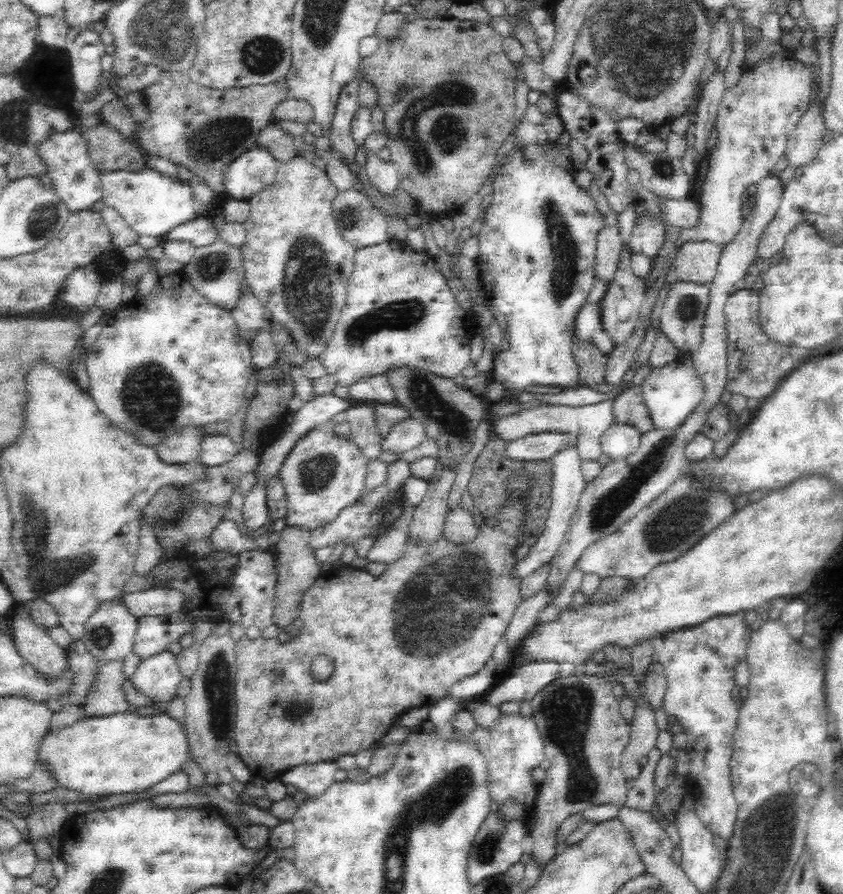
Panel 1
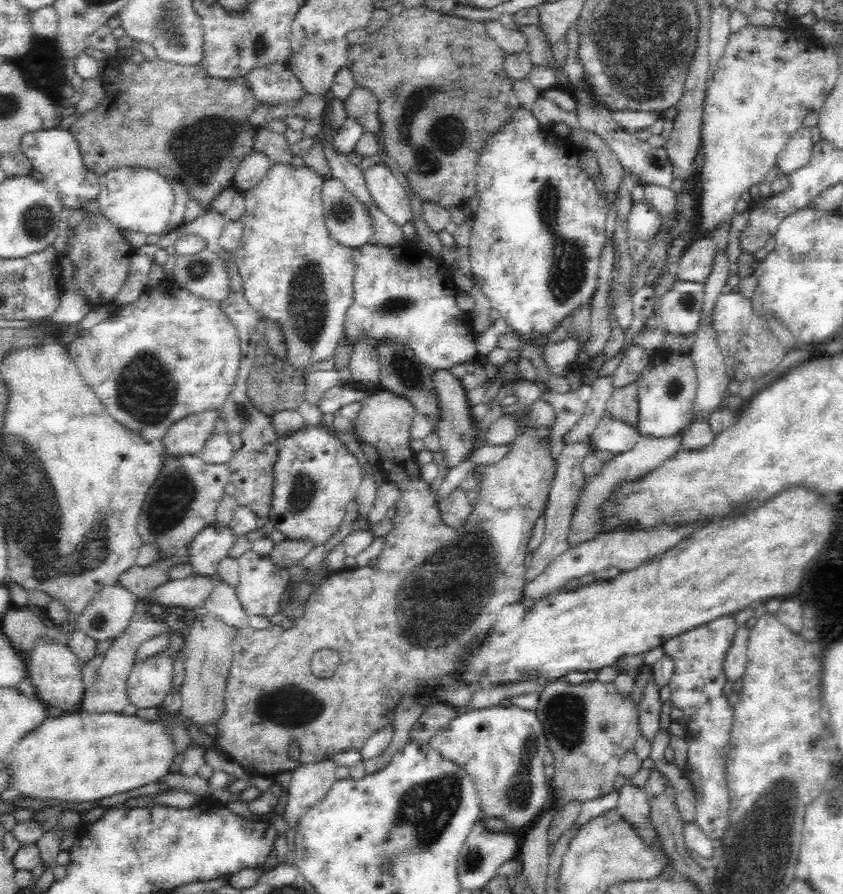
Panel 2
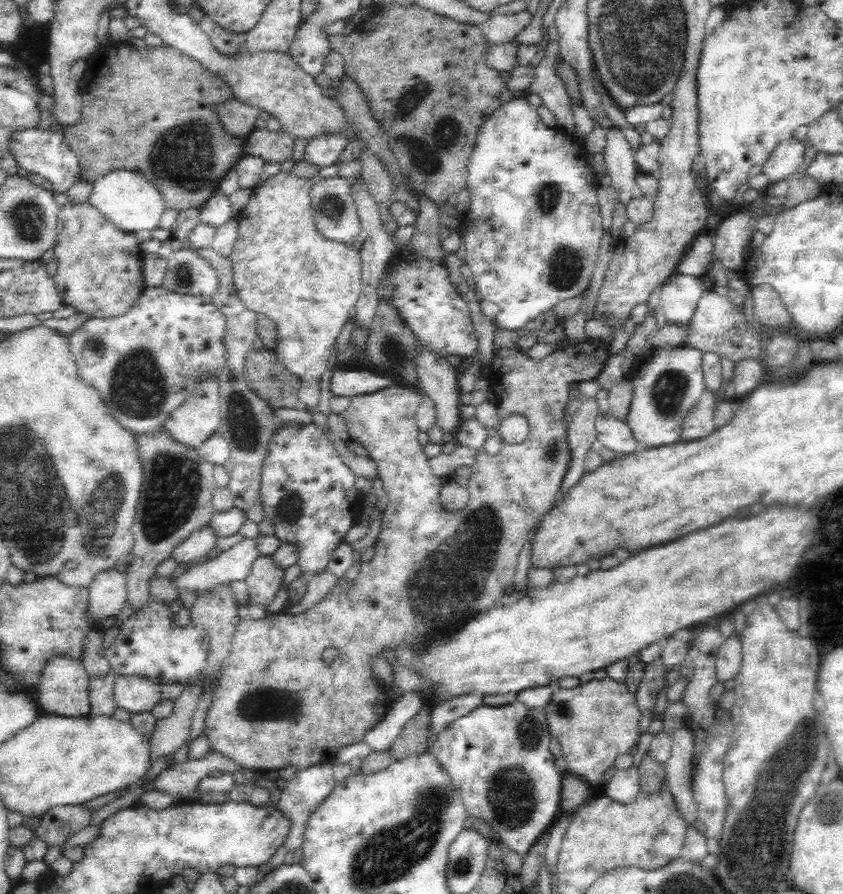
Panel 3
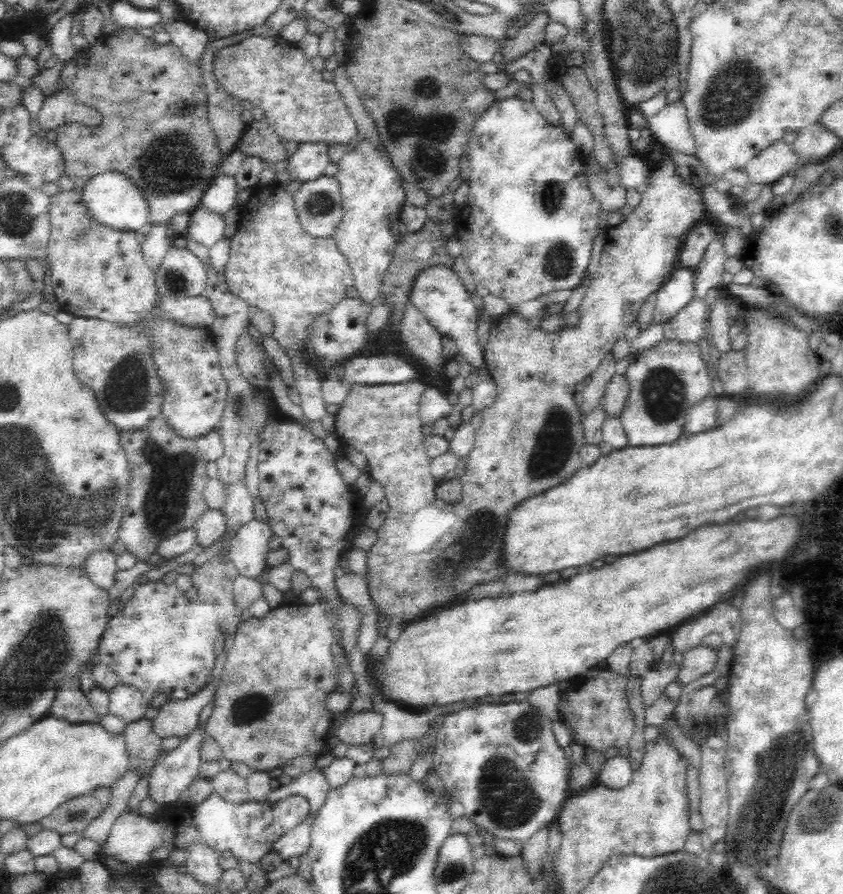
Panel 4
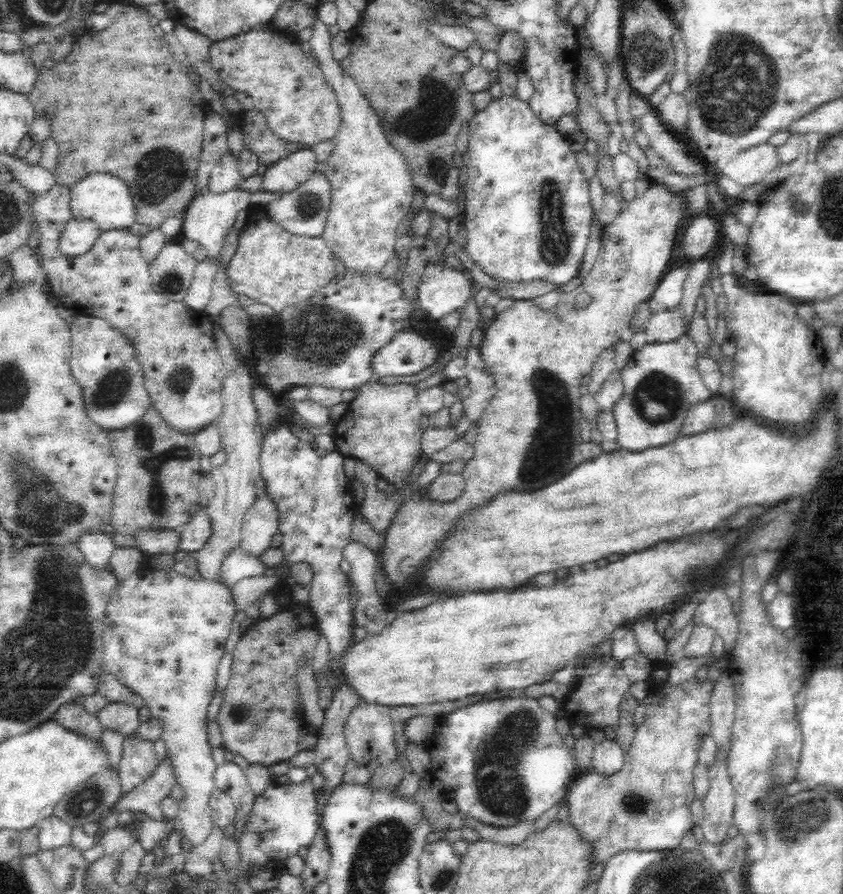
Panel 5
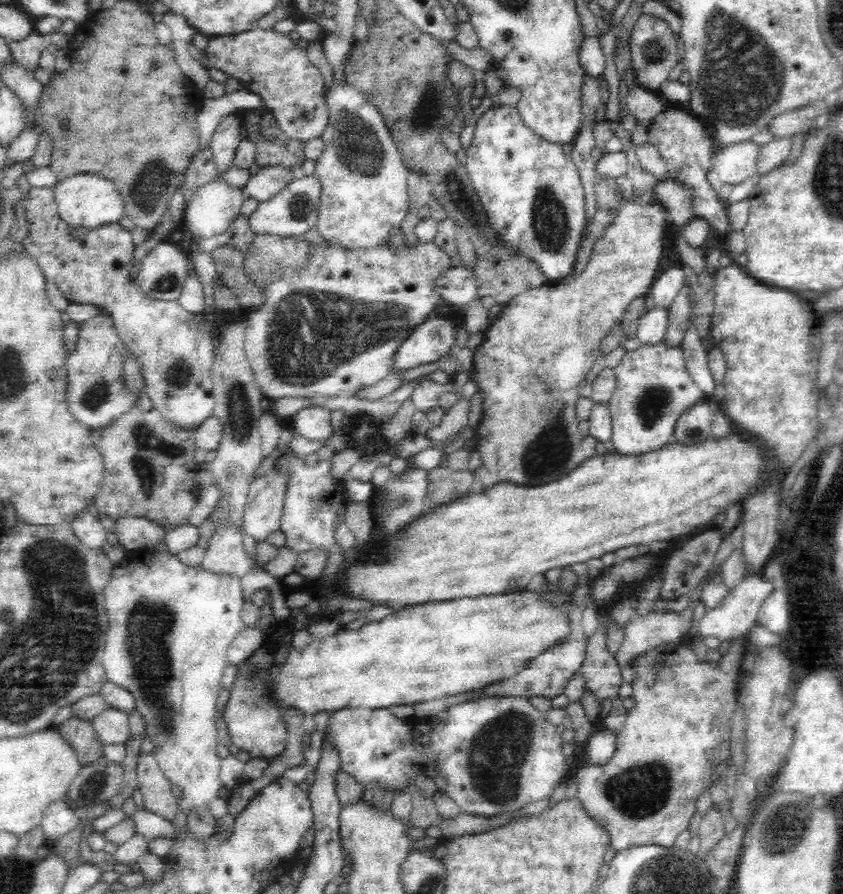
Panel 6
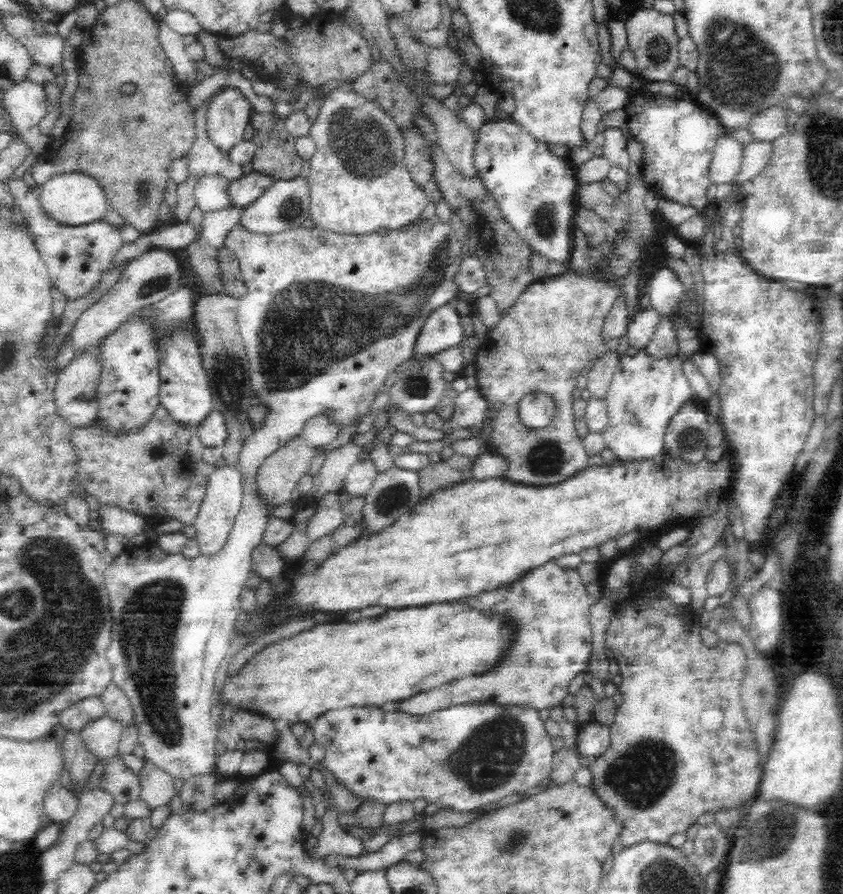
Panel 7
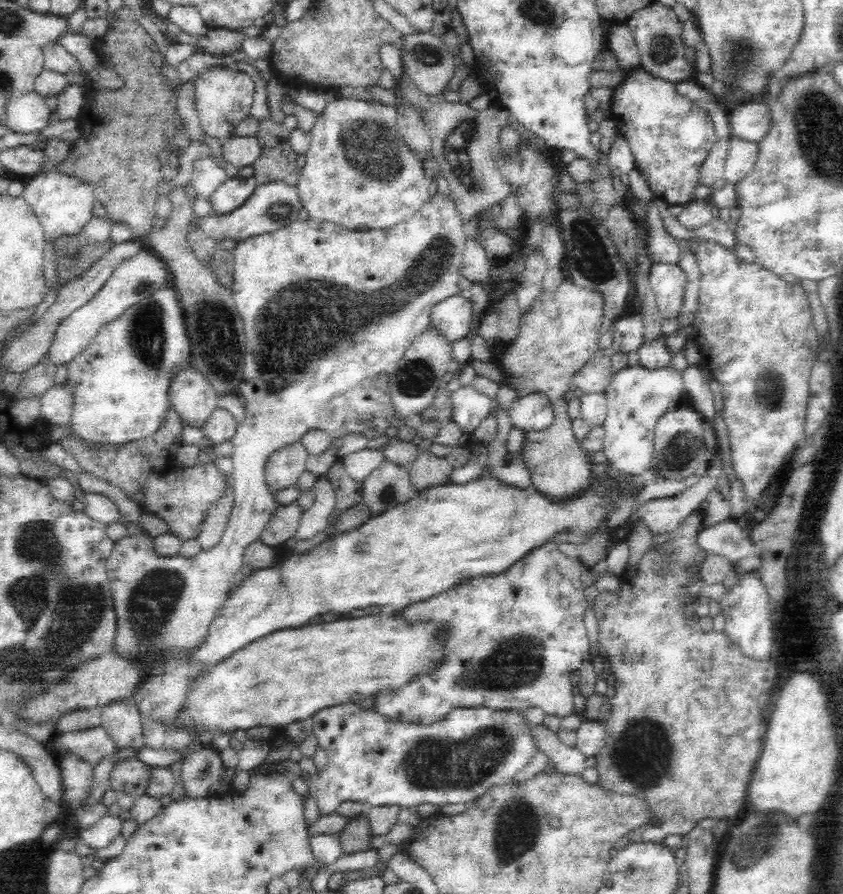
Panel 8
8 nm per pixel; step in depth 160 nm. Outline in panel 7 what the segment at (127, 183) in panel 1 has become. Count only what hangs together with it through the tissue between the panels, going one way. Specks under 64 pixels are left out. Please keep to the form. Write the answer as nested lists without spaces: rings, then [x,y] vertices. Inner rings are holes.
[[[55,172],[48,180],[36,184],[36,197],[43,216],[69,227],[79,227],[100,220],[109,208],[100,184],[84,173]]]

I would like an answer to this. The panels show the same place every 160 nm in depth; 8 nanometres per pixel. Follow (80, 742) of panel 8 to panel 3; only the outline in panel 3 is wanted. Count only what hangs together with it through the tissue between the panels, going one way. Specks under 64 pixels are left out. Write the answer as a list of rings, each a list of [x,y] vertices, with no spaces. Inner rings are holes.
[[[116,675],[113,681],[114,703],[131,715],[147,713],[160,701],[161,686],[138,676]]]

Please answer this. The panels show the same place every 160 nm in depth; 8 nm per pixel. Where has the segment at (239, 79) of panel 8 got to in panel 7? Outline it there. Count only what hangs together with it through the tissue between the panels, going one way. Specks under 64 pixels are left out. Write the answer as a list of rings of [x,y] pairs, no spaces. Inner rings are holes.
[[[232,86],[220,87],[204,102],[208,135],[220,149],[226,151],[232,149],[238,142],[243,140],[243,134],[247,124],[251,122],[254,113],[250,99],[242,94],[240,88]]]

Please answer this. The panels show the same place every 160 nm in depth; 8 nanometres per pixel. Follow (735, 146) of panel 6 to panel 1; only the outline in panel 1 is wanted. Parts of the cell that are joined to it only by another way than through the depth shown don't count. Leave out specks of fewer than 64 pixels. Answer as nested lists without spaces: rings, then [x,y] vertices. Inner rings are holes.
[[[818,98],[802,115],[794,131],[788,135],[786,148],[787,166],[799,168],[806,166],[820,150],[823,134],[827,131],[824,126],[822,111],[819,110]]]

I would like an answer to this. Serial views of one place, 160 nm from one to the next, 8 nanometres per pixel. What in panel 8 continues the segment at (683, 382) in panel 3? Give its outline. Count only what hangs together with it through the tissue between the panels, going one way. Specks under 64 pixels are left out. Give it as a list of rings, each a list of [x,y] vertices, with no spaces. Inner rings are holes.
[[[628,365],[613,375],[604,393],[607,414],[602,424],[606,431],[602,451],[610,468],[618,474],[639,475],[650,466],[656,420],[668,410],[674,410],[677,401],[686,394],[682,375],[670,366],[646,370]]]

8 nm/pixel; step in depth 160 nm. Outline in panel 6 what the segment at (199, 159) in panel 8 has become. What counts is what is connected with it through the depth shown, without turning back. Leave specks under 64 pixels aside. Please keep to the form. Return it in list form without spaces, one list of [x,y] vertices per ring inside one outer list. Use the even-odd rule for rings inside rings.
[[[218,178],[210,180],[194,191],[192,201],[186,206],[184,231],[188,233],[189,237],[199,234],[201,238],[208,238],[208,236],[220,234],[228,228],[232,220],[241,217],[240,208],[244,202],[245,199],[242,197],[242,191],[239,187],[233,187]]]

